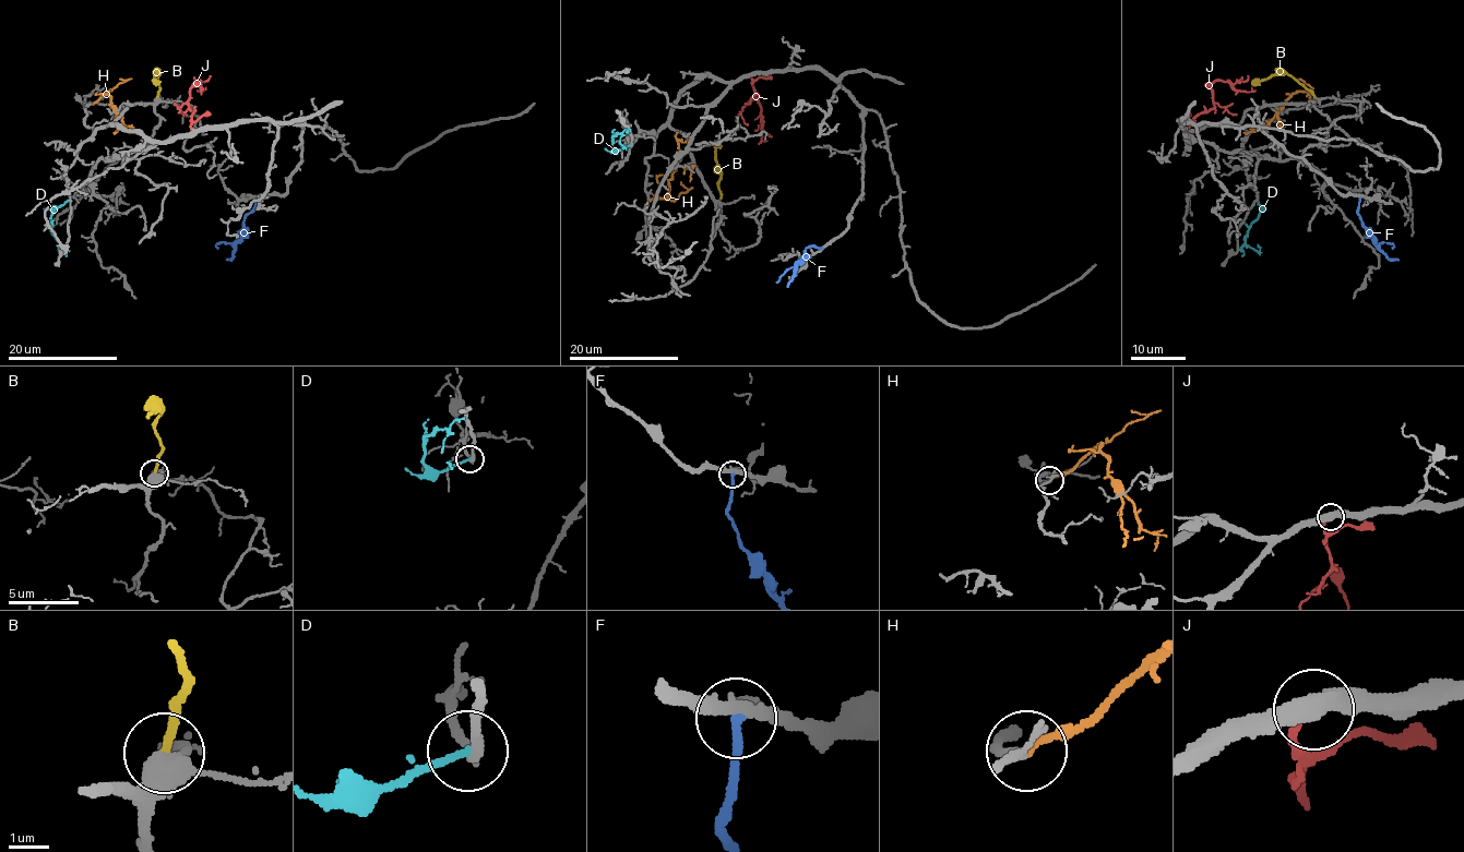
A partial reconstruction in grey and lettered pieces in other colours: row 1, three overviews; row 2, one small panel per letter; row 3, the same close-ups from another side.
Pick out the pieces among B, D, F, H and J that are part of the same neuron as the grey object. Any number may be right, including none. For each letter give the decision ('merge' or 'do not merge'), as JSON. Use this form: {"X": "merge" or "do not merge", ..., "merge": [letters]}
{"B": "do not merge", "D": "do not merge", "F": "do not merge", "H": "do not merge", "J": "merge", "merge": ["J"]}

